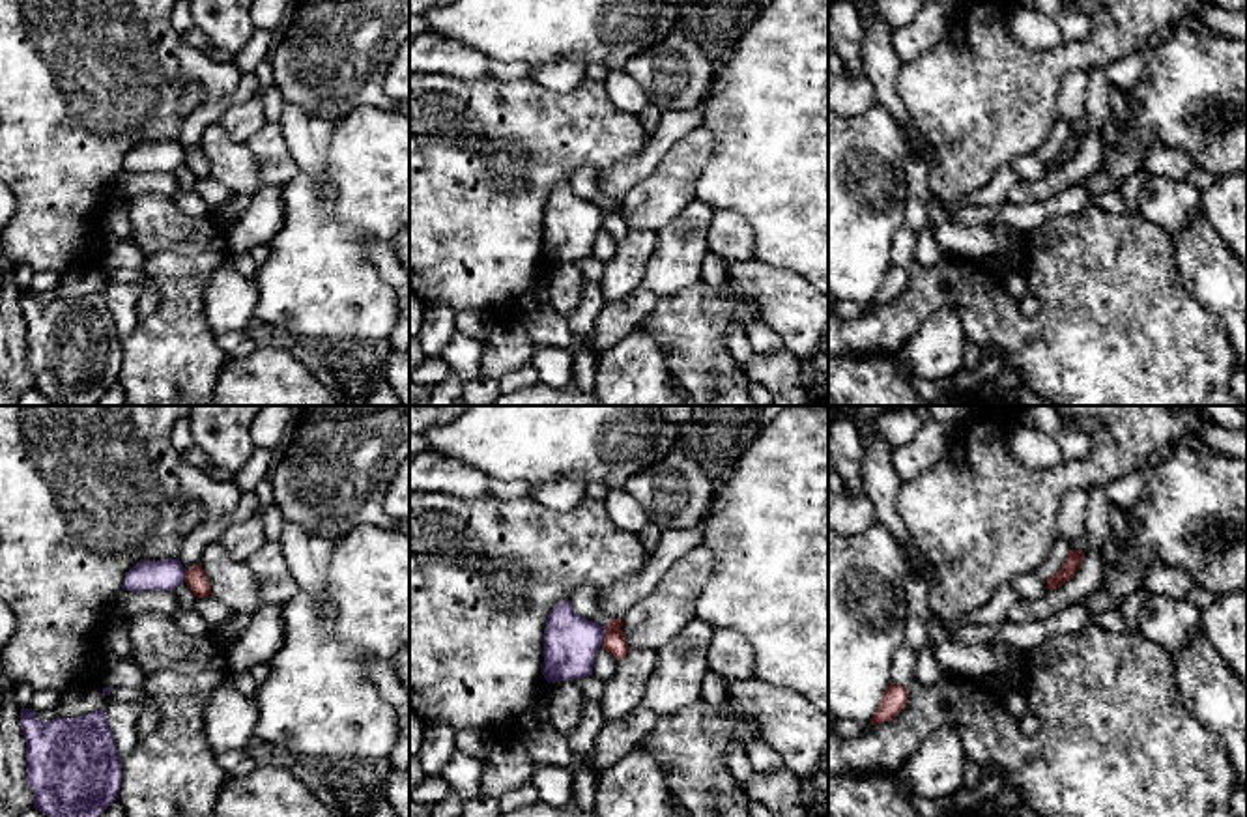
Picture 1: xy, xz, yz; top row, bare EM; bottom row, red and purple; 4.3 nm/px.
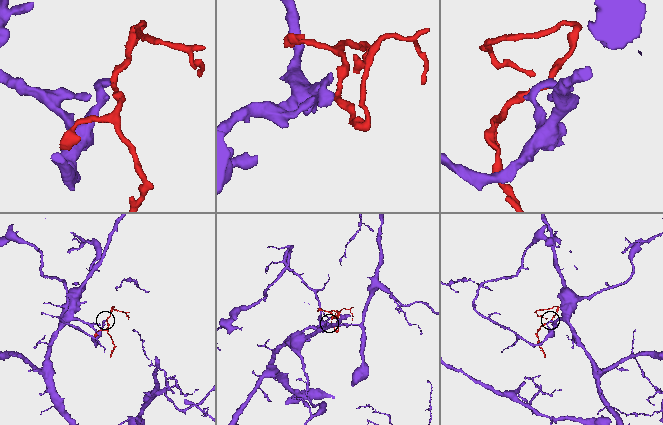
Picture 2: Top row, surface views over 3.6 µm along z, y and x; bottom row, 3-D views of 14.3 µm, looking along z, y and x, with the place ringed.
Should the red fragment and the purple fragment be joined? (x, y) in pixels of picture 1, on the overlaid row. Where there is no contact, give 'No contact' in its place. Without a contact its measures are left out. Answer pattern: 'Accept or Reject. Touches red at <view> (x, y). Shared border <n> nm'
Reject. Touches red at xz (604, 638). Shared border 80 nm

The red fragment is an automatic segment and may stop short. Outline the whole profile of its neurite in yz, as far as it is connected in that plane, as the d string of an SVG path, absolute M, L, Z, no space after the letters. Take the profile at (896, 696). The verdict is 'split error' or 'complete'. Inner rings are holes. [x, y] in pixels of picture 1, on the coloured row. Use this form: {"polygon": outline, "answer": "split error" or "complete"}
{"polygon": "M890 682L871 720L871 725L892 722L907 707L907 701L909 701L907 688L901 684Z", "answer": "complete"}

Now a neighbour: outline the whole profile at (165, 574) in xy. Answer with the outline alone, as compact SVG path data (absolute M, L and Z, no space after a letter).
M179 559L140 561L123 578L122 589L176 591L185 581L185 568Z

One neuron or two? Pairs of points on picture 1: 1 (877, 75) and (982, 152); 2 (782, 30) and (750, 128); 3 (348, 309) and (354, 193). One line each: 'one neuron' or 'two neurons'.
1: two neurons
2: one neuron
3: one neuron

